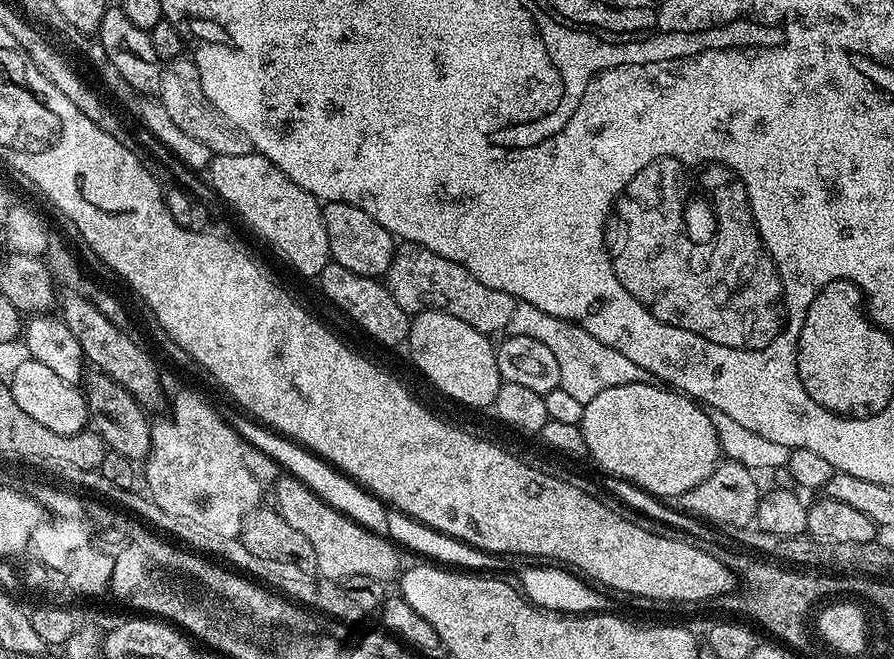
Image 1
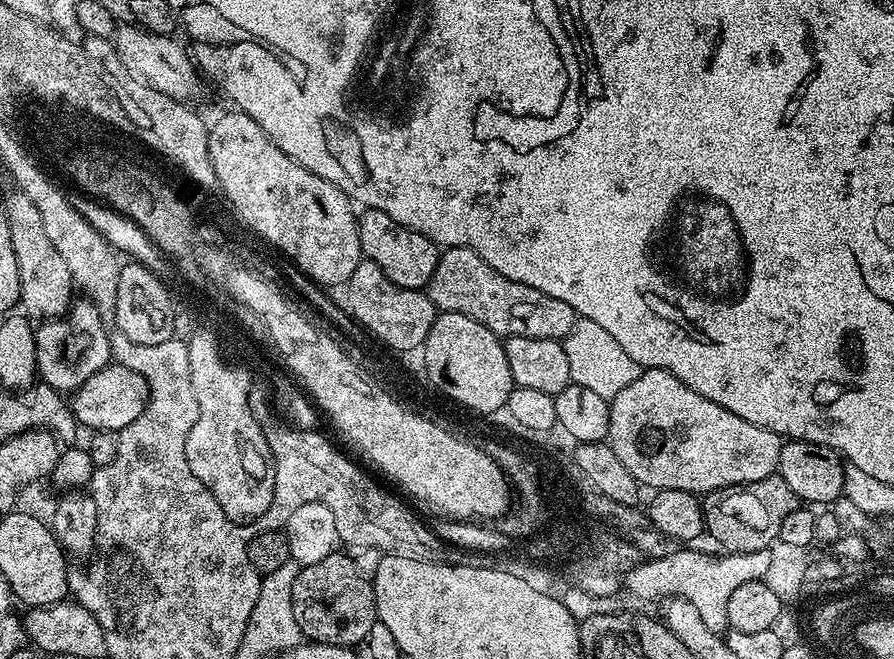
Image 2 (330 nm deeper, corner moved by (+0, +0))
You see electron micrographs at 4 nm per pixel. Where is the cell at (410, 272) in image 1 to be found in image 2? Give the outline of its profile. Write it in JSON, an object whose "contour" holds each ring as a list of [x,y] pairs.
{"contour":[[[444,248],[440,254],[440,261],[434,270],[434,274],[430,278],[426,289],[428,296],[432,300],[432,304],[440,312],[453,312],[454,314],[466,314],[466,318],[474,318],[474,322],[482,322],[482,326],[486,326],[486,330],[490,330],[501,338],[509,336],[517,336],[518,338],[550,338],[563,342],[570,334],[570,330],[574,330],[578,319],[576,311],[570,306],[566,306],[566,302],[562,302],[559,298],[550,298],[550,294],[542,294],[542,290],[534,290],[534,286],[522,286],[522,282],[514,282],[510,278],[506,278],[502,274],[498,274],[498,270],[494,270],[494,266],[490,266],[478,255],[474,250],[469,248]]]}

